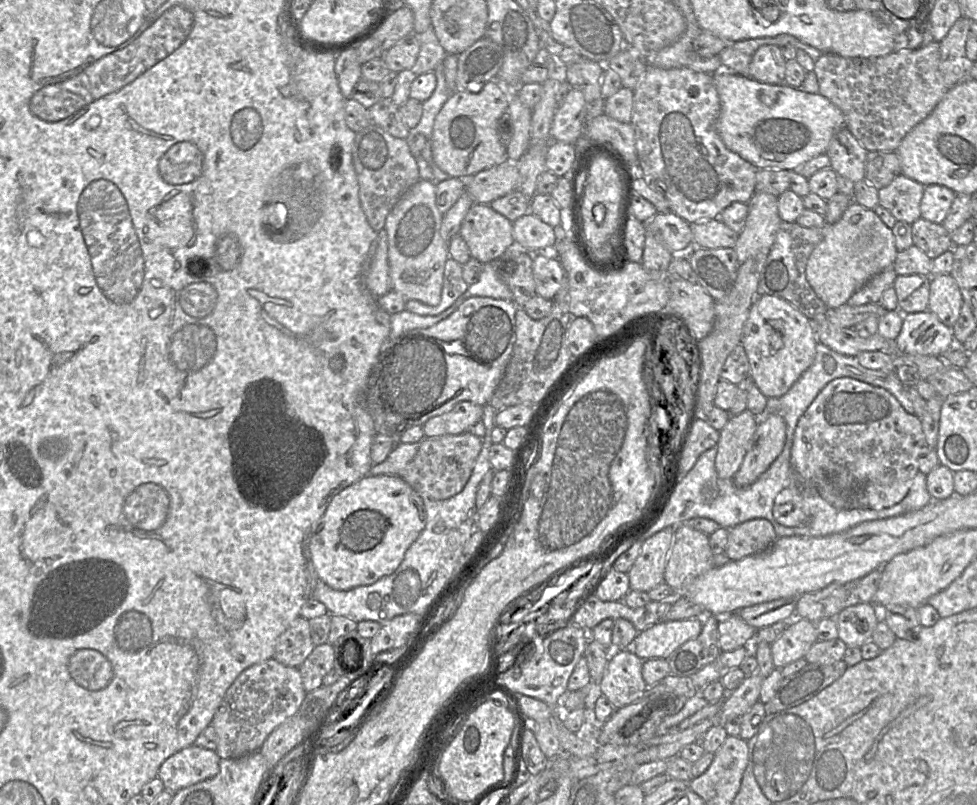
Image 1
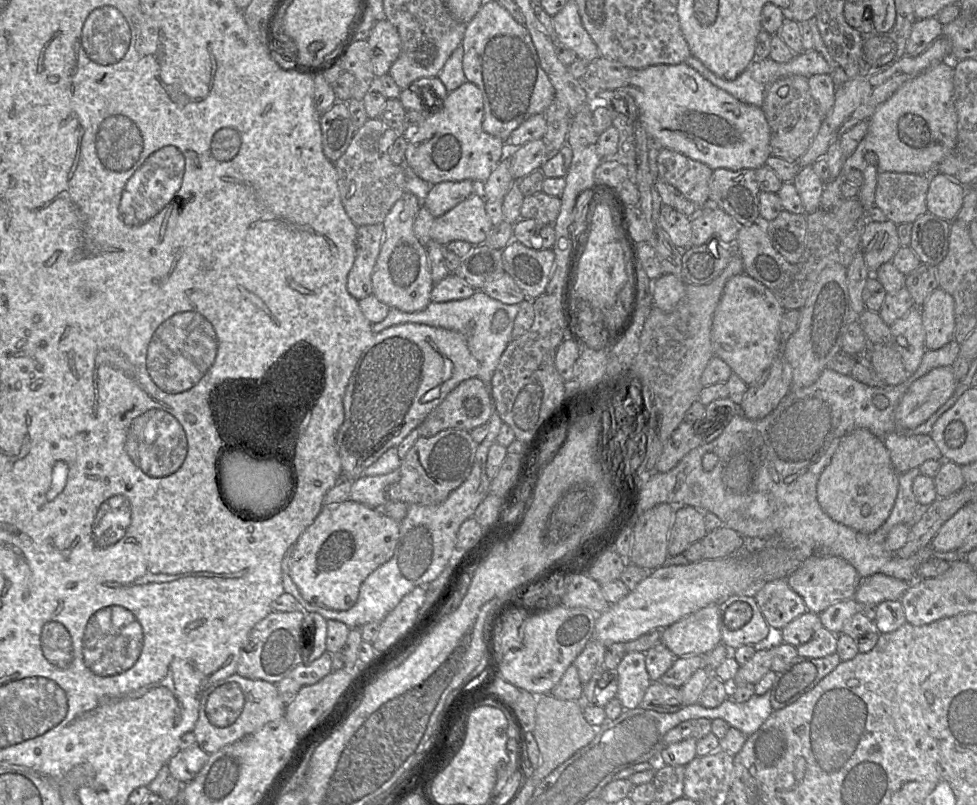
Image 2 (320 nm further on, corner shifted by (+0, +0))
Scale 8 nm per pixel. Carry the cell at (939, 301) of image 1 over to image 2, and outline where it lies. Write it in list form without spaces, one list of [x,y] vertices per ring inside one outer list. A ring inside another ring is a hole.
[[[935,289],[920,310],[927,350],[937,350],[954,339],[954,299],[949,293]]]

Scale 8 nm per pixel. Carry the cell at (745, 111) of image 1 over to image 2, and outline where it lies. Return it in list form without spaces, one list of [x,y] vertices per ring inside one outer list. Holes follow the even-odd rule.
[[[686,63],[659,64],[637,69],[630,82],[619,90],[630,95],[638,108],[638,120],[648,137],[660,148],[668,148],[702,162],[712,170],[757,169],[771,156],[771,130],[761,107],[740,102],[715,86]]]

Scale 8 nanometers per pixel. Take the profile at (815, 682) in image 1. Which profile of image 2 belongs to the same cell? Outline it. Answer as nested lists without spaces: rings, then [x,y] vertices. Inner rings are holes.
[[[837,652],[822,658],[797,656],[776,674],[770,688],[773,710],[780,710],[794,703],[813,689],[841,662]]]

